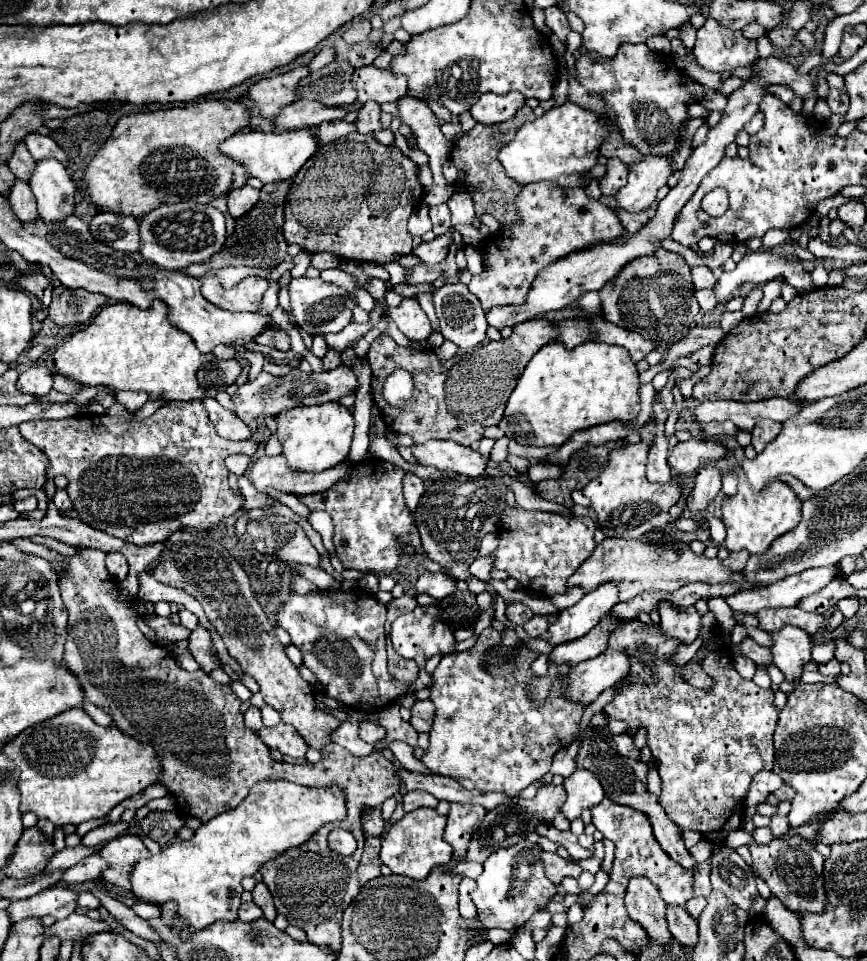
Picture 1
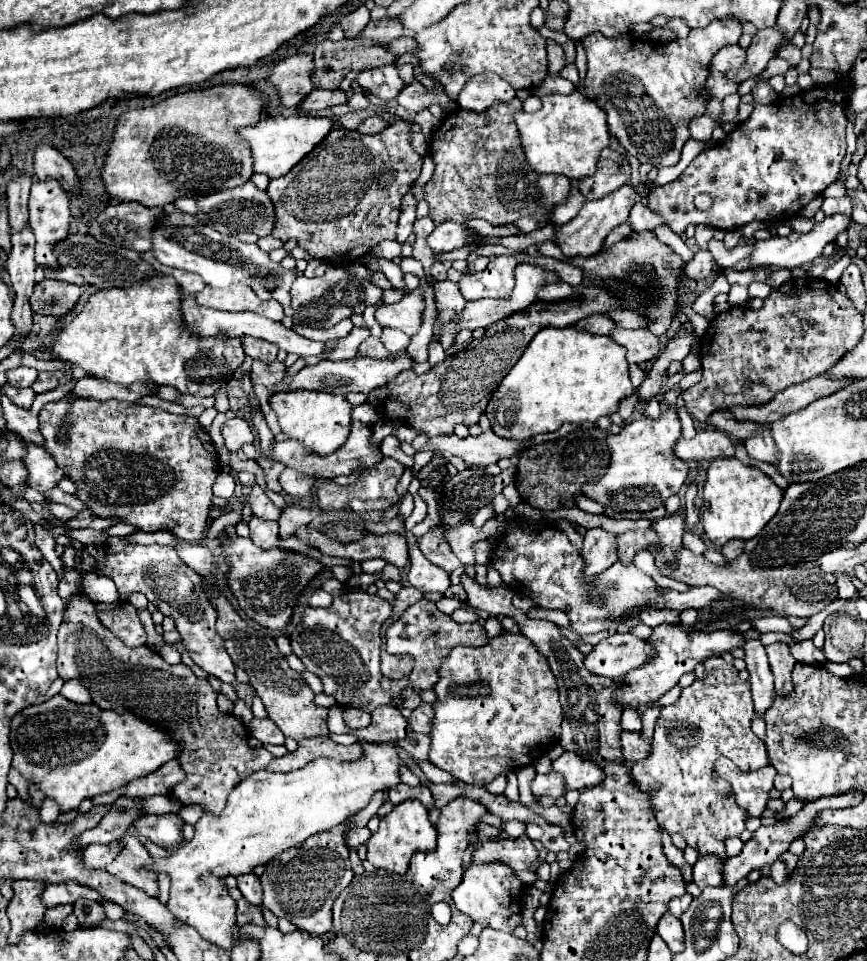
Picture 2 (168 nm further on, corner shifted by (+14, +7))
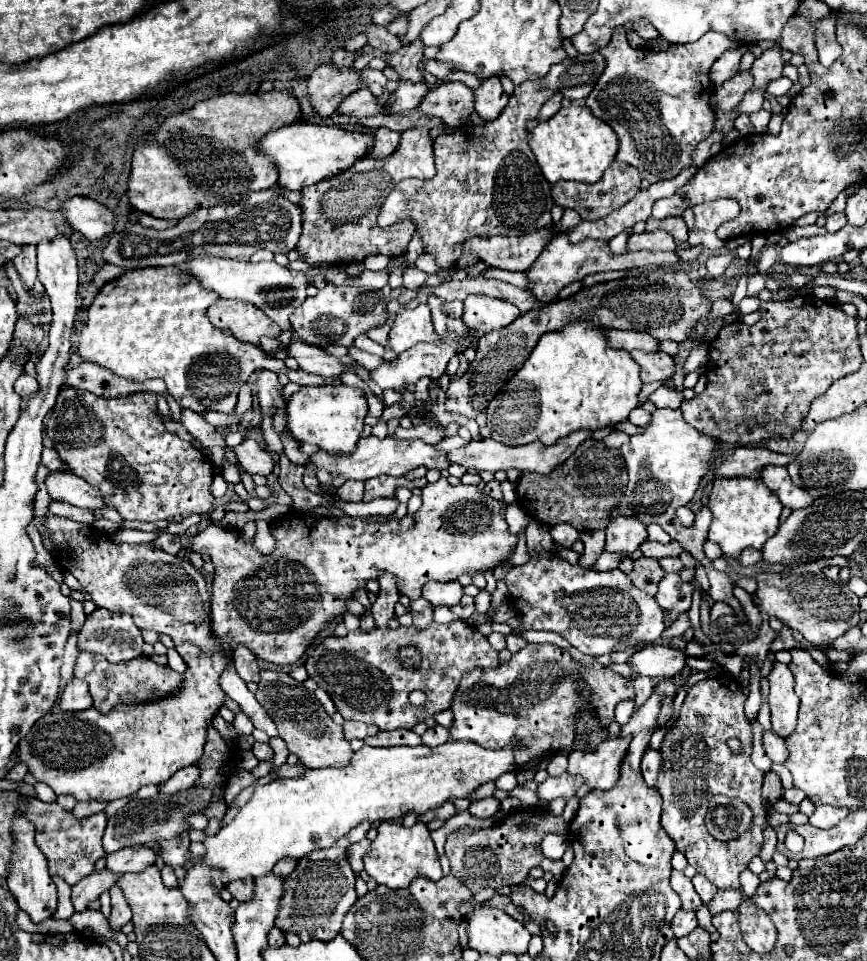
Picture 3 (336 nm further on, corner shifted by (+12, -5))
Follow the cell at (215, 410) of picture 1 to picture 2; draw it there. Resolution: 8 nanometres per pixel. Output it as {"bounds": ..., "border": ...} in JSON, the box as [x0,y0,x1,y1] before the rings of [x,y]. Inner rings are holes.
{"bounds":[222,417,254,451],"border":[[[240,417],[228,419],[226,425],[224,425],[224,429],[222,429],[222,435],[224,435],[226,447],[230,451],[240,451],[242,445],[248,445],[248,443],[254,441],[250,425],[244,419],[240,419]]]}

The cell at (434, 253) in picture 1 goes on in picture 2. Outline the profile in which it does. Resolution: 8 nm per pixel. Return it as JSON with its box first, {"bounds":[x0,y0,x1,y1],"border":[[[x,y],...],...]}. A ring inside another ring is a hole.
{"bounds":[428,221,480,253],"border":[[[446,221],[434,229],[434,233],[428,237],[428,245],[436,253],[448,253],[460,247],[480,245],[480,241],[478,241],[478,233],[468,225]]]}

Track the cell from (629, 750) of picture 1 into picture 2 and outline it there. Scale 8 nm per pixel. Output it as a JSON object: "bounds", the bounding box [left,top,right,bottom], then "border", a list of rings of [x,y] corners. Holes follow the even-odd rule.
{"bounds":[622,731,650,763],"border":[[[622,731],[622,753],[626,753],[626,761],[628,763],[638,763],[638,761],[644,761],[648,755],[650,755],[650,741],[642,735],[642,733],[638,733],[638,731]]]}

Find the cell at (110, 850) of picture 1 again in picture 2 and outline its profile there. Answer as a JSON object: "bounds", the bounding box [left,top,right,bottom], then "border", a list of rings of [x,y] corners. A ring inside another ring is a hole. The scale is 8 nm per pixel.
{"bounds":[106,835,158,897],"border":[[[134,835],[120,839],[124,849],[122,853],[106,867],[106,871],[120,881],[142,889],[150,897],[158,897],[158,875],[150,869],[154,859],[148,855],[144,845]]]}

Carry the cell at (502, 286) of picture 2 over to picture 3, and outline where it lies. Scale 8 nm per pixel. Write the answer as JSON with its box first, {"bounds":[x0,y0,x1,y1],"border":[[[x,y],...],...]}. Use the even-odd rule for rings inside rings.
{"bounds":[462,295,520,333],"border":[[[468,295],[464,301],[462,321],[482,333],[502,329],[510,325],[520,315],[520,309],[502,299],[486,295]]]}

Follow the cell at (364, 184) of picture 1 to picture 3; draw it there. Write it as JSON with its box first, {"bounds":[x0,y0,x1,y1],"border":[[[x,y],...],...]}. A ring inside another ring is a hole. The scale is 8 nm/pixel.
{"bounds":[296,129,434,269],"border":[[[410,129],[402,133],[398,149],[384,159],[364,157],[358,159],[346,171],[322,179],[312,187],[302,189],[302,235],[298,239],[296,251],[310,265],[334,265],[346,269],[348,265],[362,263],[372,253],[382,253],[388,257],[398,257],[406,251],[410,237],[416,227],[412,221],[402,219],[390,227],[378,225],[378,211],[384,199],[398,187],[402,179],[430,179],[434,175],[434,157],[432,157],[432,139],[428,129]]]}

